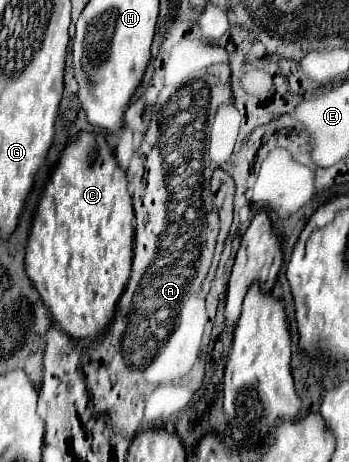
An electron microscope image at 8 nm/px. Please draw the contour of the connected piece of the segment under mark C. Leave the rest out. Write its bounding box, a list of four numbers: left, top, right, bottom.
[28,132,134,340]

